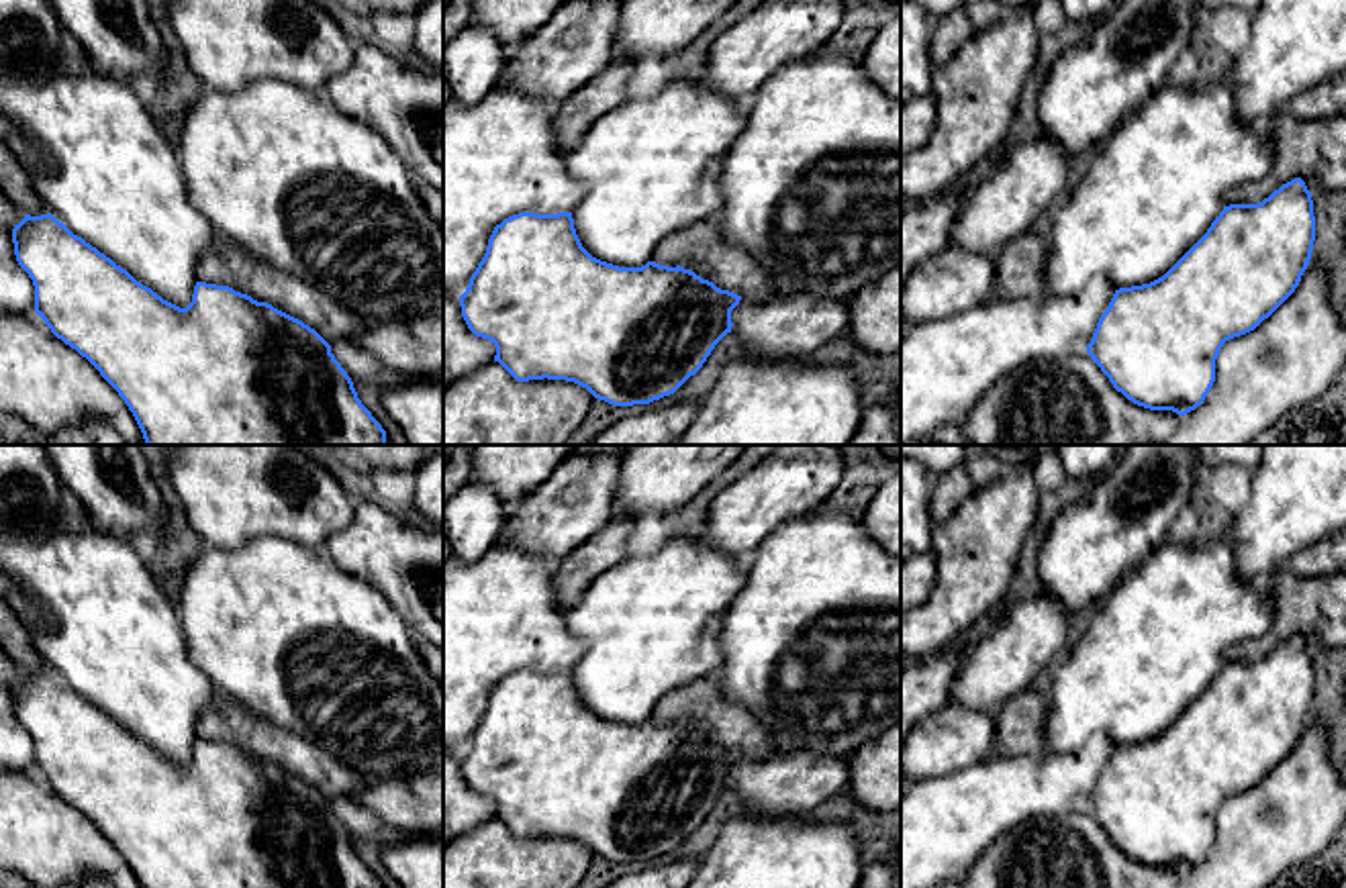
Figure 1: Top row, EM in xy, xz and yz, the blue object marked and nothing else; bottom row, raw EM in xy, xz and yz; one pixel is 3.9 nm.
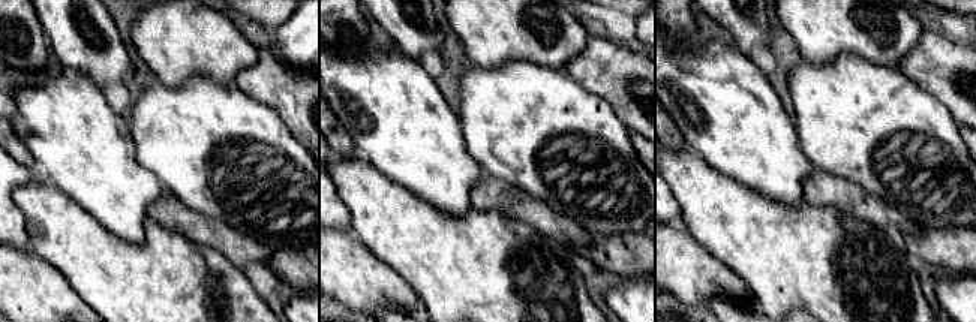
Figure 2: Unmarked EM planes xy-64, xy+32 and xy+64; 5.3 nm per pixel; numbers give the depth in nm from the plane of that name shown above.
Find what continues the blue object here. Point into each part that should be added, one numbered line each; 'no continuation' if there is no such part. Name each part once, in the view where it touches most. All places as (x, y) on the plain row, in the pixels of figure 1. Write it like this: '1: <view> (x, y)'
no continuation

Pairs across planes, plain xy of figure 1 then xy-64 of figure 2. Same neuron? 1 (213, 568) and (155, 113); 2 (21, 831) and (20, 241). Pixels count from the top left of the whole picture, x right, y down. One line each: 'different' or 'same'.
1: same
2: different

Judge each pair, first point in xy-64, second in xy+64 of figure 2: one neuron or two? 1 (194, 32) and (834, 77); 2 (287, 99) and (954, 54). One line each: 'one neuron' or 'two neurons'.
1: two neurons
2: one neuron

